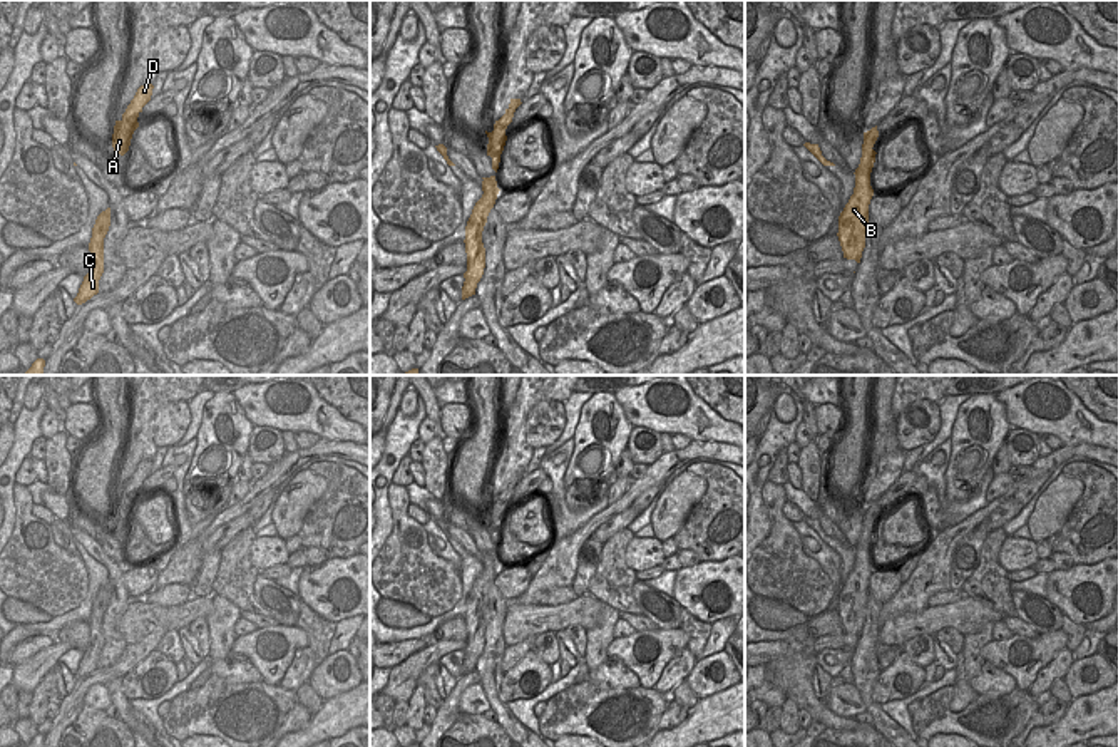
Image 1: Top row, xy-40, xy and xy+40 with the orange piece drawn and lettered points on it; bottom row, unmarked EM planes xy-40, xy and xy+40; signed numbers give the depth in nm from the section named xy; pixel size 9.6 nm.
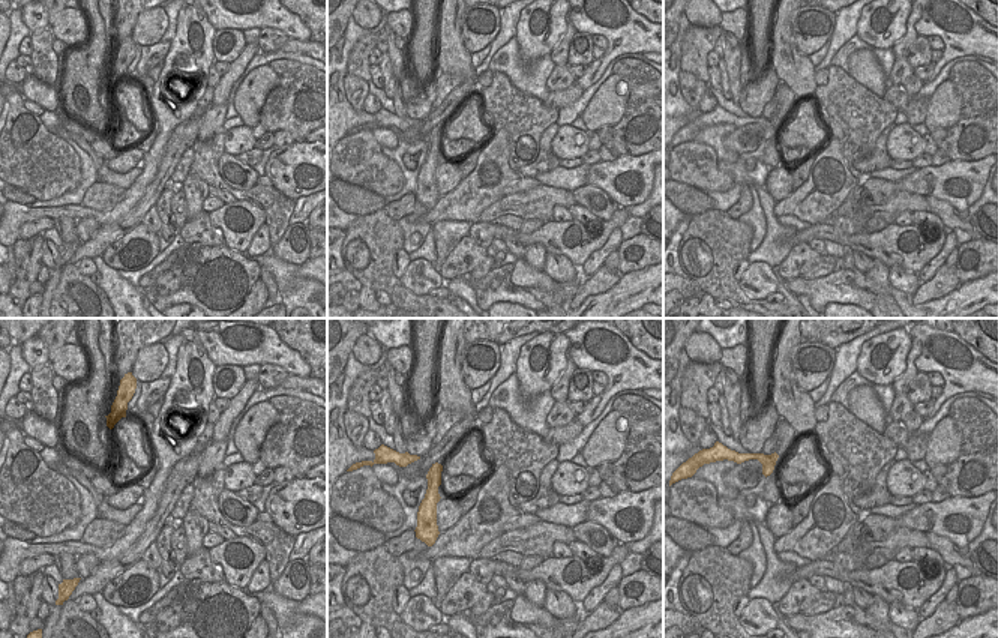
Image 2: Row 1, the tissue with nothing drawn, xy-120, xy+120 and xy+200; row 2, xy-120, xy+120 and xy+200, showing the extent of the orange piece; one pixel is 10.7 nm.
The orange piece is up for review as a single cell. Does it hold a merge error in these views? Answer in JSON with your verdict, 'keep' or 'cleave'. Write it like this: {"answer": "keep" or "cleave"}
{"answer": "keep"}

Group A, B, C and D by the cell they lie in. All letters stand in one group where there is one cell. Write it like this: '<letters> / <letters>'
A B C D

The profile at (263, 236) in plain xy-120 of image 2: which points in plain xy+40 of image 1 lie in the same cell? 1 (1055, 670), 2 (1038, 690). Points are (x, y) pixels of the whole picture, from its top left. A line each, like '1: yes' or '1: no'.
1: yes
2: yes

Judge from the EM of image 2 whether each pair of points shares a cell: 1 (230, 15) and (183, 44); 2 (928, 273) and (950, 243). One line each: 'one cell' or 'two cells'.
1: two cells
2: one cell

